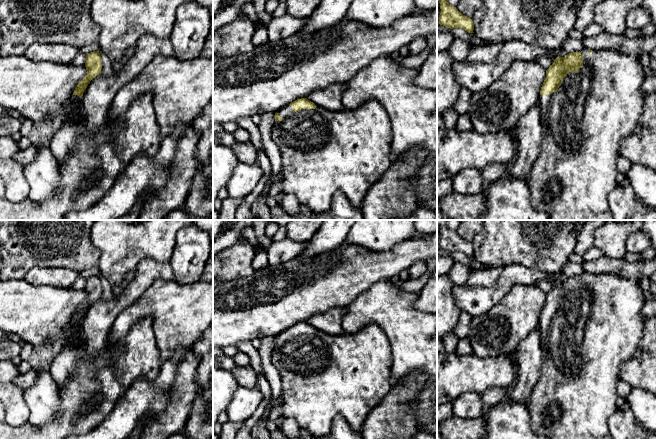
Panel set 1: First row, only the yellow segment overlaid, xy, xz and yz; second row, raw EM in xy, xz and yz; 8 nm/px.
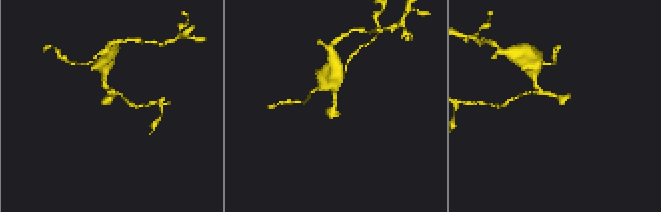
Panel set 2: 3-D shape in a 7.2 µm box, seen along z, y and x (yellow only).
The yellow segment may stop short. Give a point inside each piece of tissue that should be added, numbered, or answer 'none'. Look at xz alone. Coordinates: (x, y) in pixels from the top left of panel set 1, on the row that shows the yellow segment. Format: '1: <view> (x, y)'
1: xz (323, 152)

